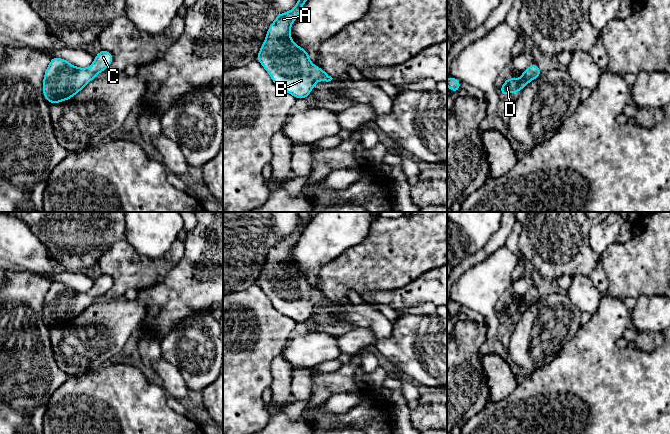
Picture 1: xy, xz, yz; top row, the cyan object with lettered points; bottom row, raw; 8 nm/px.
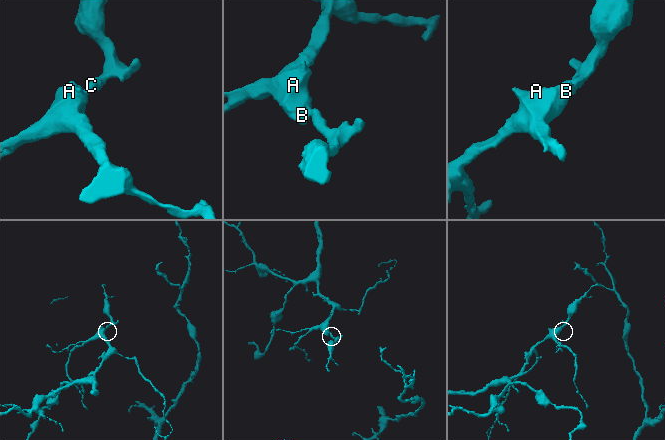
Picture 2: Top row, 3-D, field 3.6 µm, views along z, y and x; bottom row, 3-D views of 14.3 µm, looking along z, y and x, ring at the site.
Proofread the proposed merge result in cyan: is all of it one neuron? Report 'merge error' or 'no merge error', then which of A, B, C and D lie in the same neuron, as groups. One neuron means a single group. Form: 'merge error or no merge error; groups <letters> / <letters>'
no merge error; groups A B C D

